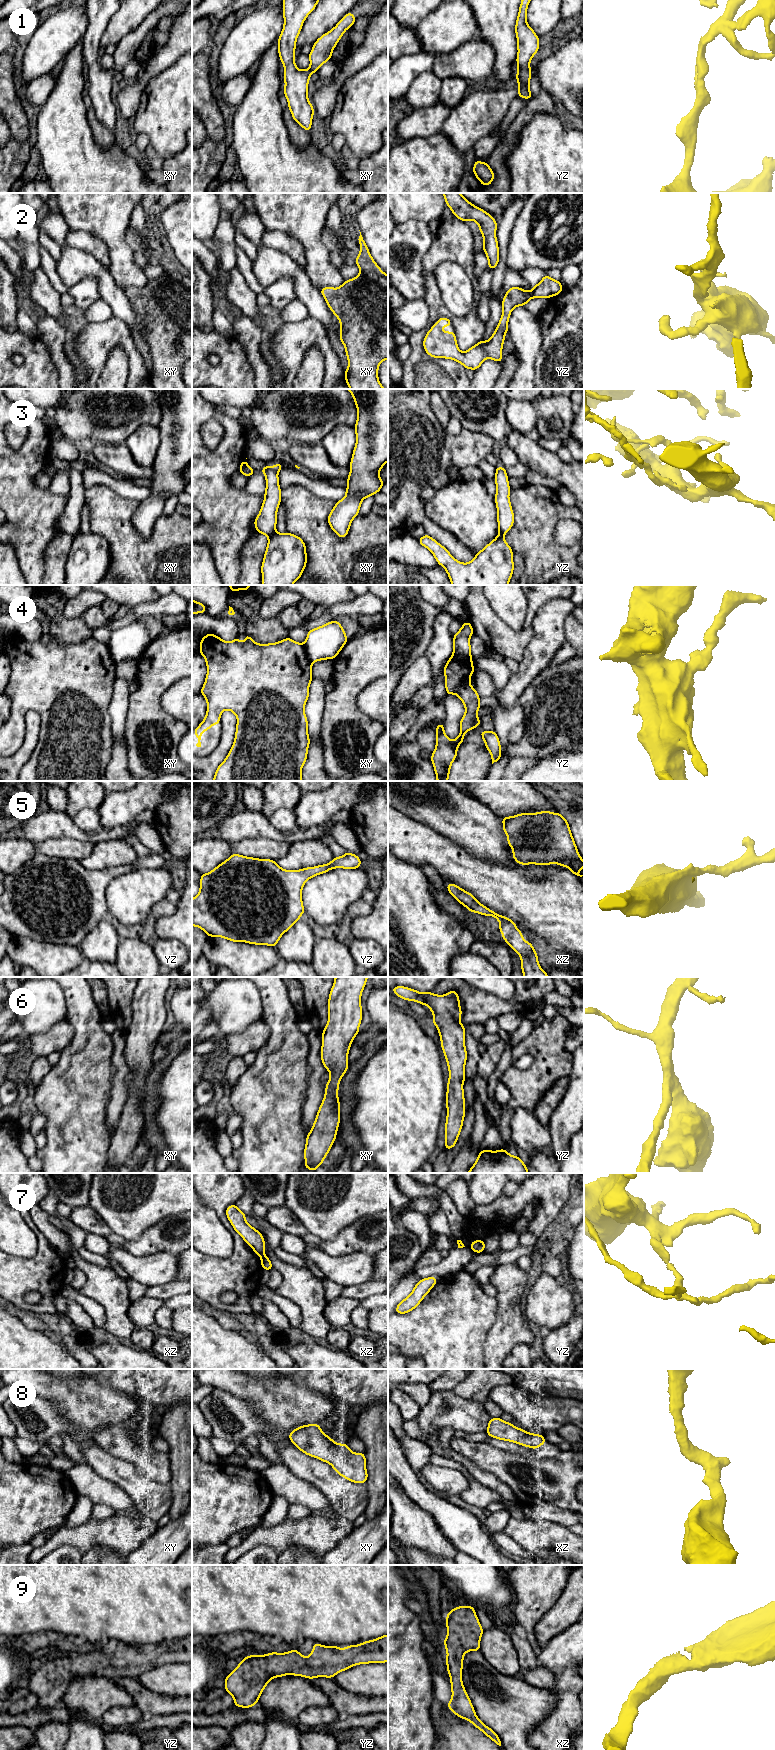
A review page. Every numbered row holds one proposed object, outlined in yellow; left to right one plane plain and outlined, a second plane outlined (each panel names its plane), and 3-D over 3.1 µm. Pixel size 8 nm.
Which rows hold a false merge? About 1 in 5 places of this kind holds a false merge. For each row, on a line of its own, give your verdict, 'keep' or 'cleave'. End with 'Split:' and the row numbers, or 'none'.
1: keep
2: keep
3: cleave
4: cleave
5: keep
6: keep
7: cleave
8: keep
9: keep
Split: 3, 4, 7

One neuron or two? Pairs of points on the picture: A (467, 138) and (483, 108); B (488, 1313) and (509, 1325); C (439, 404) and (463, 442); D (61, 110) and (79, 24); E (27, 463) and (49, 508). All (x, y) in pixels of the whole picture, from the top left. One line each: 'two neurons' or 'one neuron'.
A: one neuron
B: two neurons
C: two neurons
D: two neurons
E: one neuron

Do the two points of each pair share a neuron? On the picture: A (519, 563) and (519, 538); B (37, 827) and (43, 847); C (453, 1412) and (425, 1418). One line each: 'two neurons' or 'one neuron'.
A: two neurons
B: two neurons
C: one neuron

